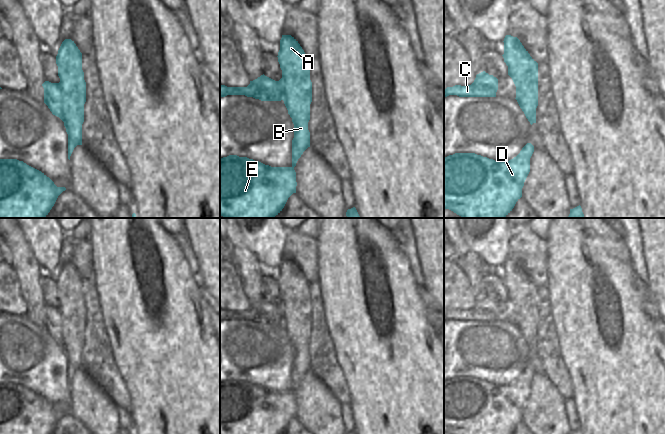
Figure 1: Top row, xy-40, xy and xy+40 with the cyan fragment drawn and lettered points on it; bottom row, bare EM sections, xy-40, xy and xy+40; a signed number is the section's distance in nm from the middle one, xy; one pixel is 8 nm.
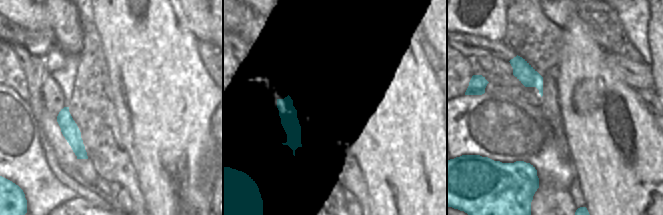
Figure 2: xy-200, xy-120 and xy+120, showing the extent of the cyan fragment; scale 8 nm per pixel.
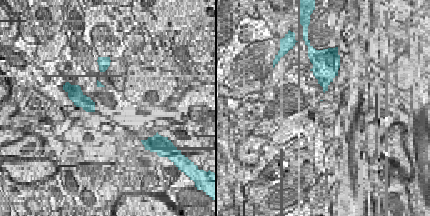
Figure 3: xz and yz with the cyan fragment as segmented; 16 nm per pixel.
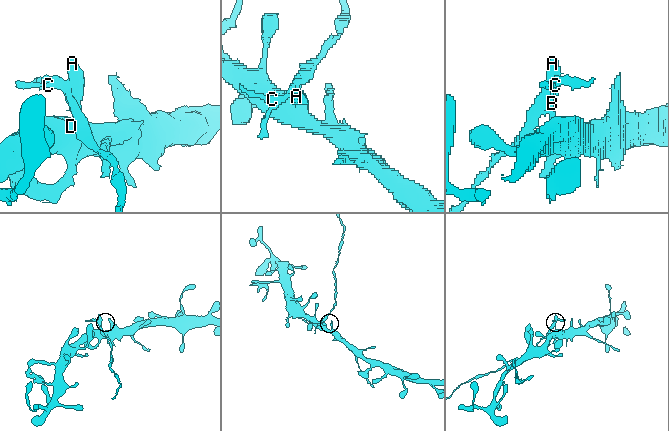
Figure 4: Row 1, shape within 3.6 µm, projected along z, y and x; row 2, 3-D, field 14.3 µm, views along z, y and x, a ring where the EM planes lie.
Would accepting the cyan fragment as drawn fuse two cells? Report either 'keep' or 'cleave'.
cleave

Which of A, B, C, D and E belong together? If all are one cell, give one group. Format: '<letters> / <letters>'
A B C / D E

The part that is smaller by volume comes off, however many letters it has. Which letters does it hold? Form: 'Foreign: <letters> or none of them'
Foreign: A, B, C

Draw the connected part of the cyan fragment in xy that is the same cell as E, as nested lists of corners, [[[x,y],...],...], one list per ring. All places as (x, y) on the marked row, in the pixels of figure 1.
[[[237,155],[220,159],[220,215],[226,218],[274,218],[284,208],[288,198],[296,193],[294,167],[271,167],[259,161]]]

